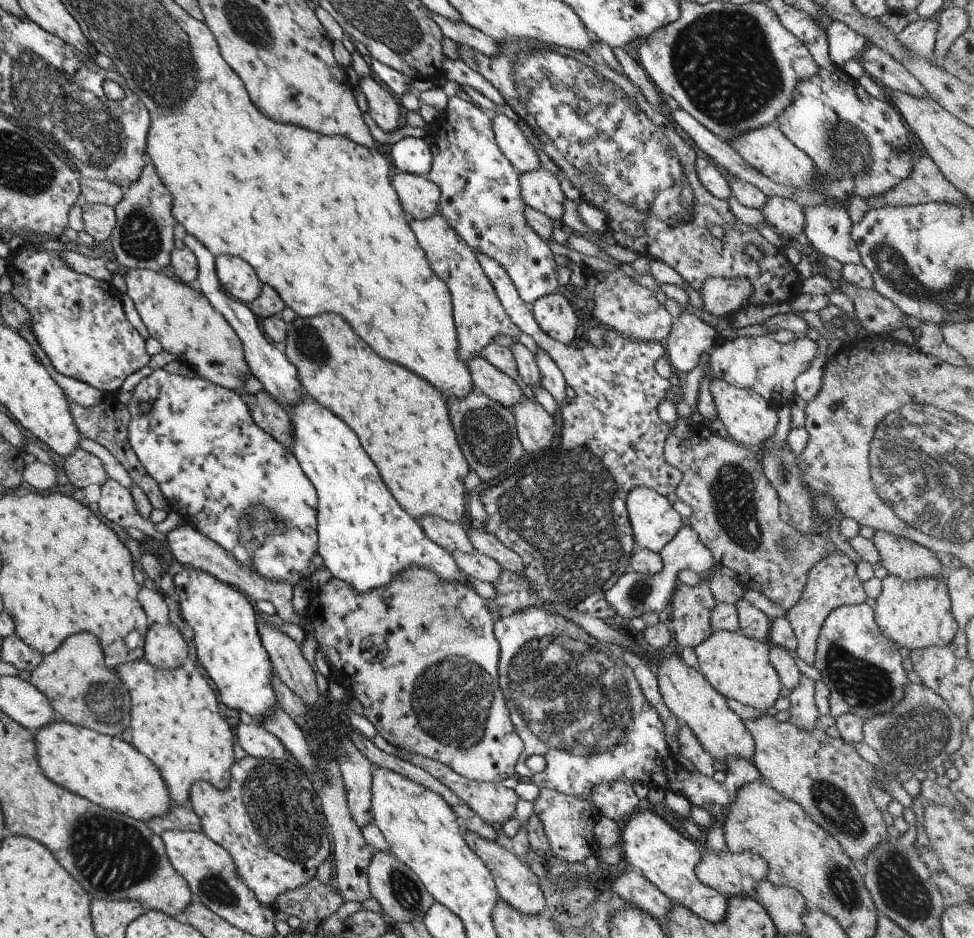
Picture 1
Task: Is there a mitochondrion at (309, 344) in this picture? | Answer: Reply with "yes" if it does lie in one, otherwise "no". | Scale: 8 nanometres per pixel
yes

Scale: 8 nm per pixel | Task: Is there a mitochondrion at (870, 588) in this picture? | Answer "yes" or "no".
no

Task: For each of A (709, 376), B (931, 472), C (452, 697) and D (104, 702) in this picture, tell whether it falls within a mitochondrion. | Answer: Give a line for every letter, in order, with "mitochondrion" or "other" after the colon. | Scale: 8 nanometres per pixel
A: other
B: mitochondrion
C: mitochondrion
D: mitochondrion

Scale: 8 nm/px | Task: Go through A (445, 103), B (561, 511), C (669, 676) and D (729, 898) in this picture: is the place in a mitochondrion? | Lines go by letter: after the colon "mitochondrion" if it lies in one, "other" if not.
A: other
B: mitochondrion
C: other
D: other

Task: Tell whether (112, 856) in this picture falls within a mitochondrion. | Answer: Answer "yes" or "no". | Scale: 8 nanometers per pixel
yes

